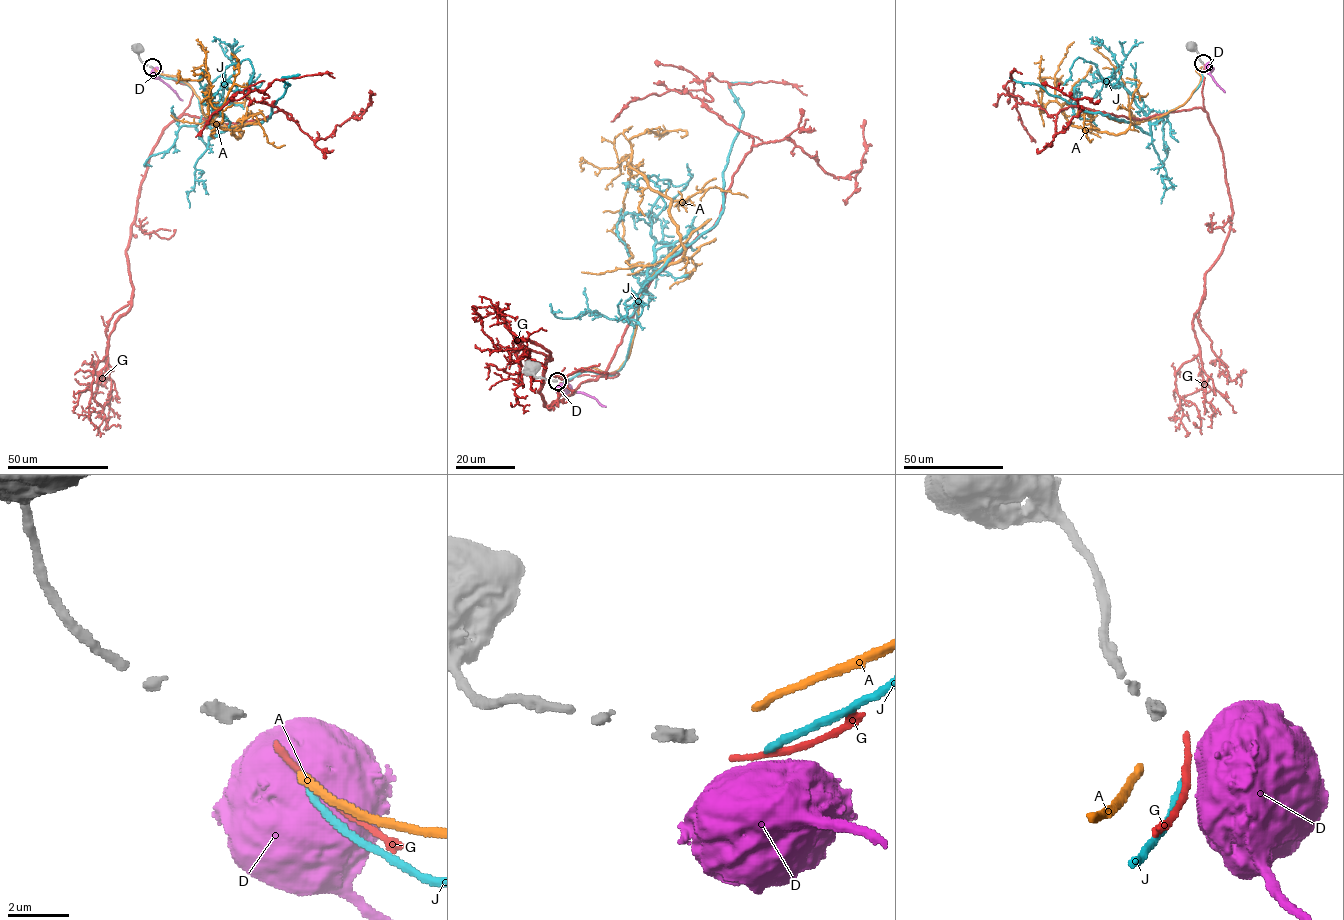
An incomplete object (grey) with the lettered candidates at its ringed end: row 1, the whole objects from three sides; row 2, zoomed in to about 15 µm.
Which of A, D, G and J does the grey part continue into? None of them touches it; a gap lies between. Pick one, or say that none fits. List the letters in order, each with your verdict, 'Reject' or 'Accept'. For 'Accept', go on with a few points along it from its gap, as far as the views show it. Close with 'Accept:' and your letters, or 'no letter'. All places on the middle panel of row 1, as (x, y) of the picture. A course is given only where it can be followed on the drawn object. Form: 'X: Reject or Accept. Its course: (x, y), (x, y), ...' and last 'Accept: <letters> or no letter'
A: Reject
D: Reject
G: Reject
J: Reject
Accept: no letter

